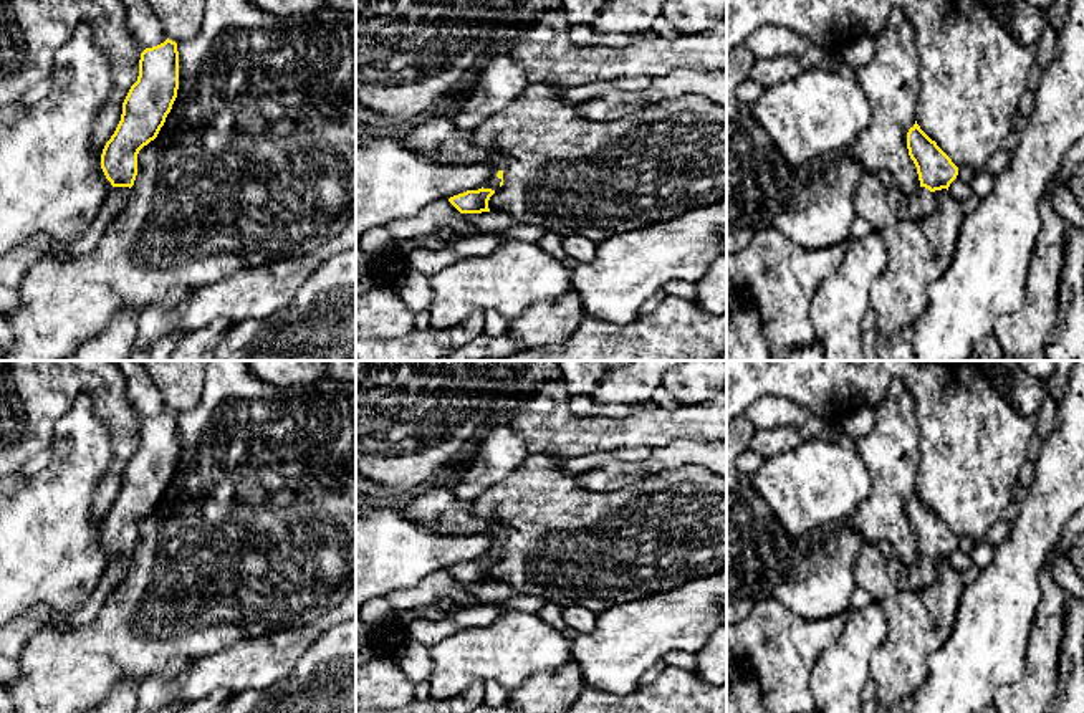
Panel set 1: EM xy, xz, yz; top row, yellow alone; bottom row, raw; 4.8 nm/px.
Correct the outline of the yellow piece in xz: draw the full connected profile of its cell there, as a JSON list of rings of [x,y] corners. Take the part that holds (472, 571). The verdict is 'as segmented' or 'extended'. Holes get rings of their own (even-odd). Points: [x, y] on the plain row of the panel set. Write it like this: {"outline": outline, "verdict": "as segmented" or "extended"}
{"outline": [[[447,486],[429,490],[407,505],[402,513],[439,534],[490,534],[493,544],[482,559],[448,569],[460,584],[490,582],[488,571],[503,556],[503,539],[508,534],[503,524],[475,514],[472,503],[458,500]]], "verdict": "extended"}

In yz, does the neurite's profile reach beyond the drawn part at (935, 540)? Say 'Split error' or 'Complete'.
Split error

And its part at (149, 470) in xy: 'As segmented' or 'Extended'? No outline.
Extended

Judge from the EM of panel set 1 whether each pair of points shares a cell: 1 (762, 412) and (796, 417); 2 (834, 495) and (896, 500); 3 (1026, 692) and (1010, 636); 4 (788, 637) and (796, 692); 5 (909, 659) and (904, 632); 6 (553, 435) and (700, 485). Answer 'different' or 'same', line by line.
1: same
2: different
3: different
4: same
5: same
6: different

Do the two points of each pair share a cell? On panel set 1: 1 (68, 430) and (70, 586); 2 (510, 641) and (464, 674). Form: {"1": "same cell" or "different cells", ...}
{"1": "same cell", "2": "same cell"}

